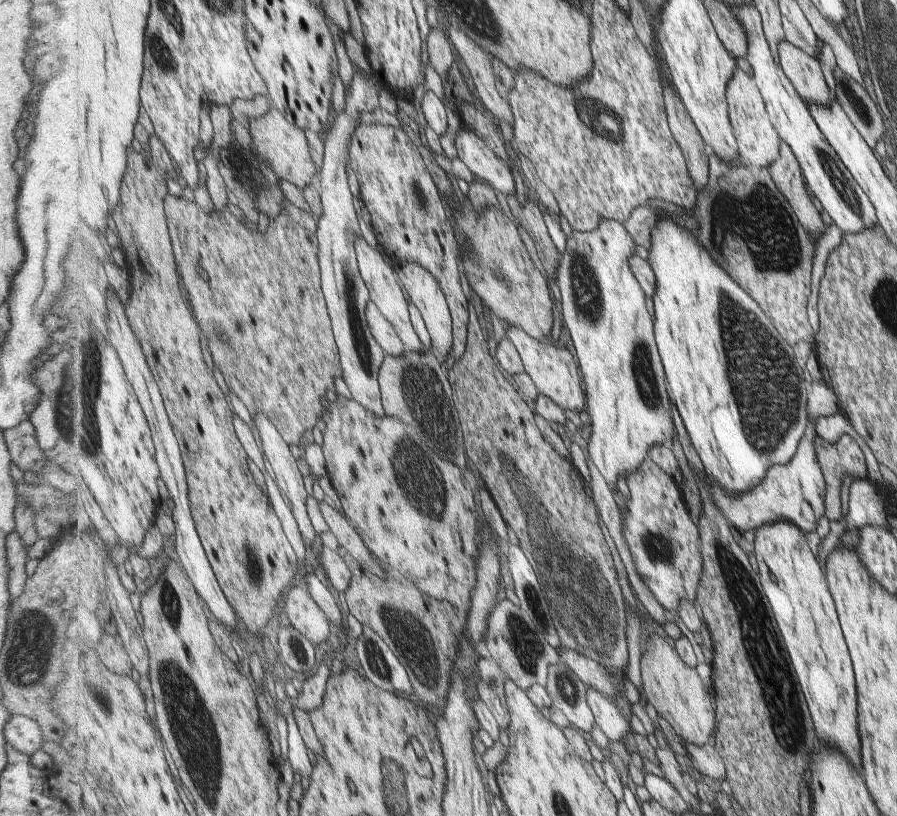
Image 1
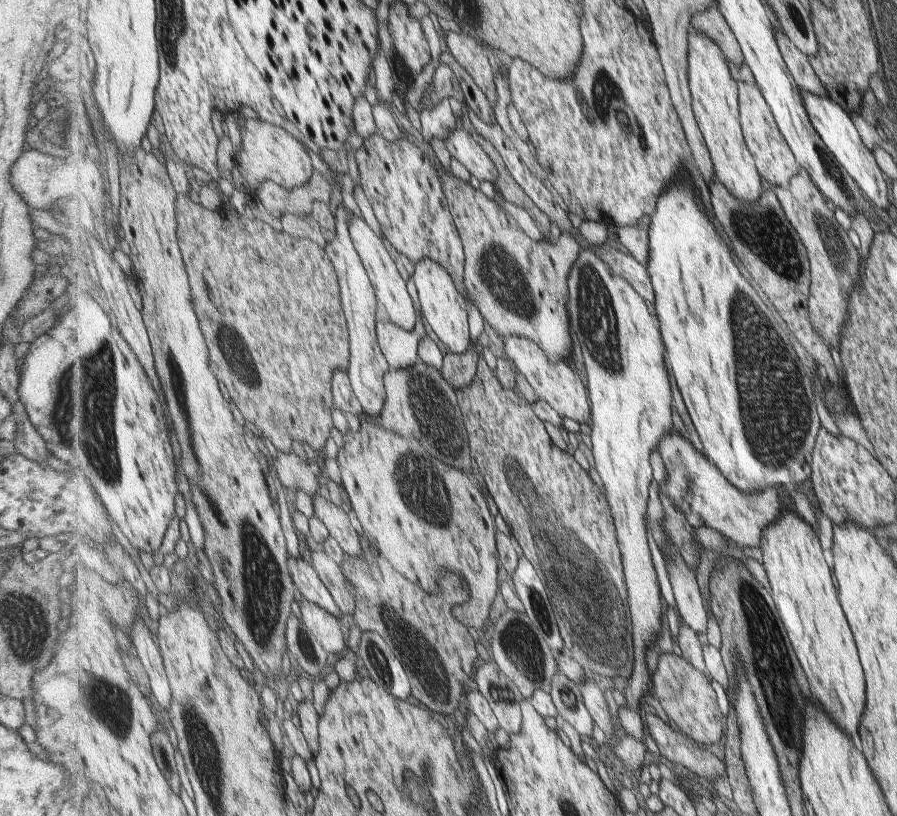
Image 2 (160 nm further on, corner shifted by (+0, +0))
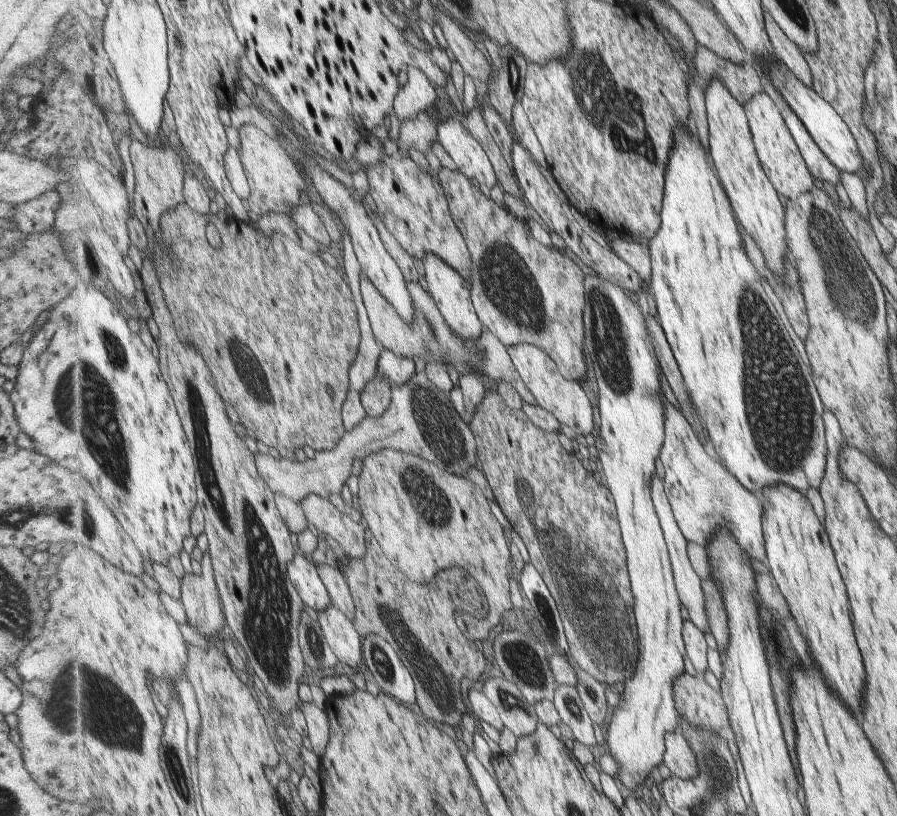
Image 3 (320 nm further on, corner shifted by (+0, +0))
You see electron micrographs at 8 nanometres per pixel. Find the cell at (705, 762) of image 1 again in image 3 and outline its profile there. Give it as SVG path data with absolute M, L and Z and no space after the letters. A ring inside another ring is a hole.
M682 730L669 732L665 736L665 742L667 742L665 744L667 752L663 756L663 764L671 775L687 780L700 774L698 758L695 758L694 750Z

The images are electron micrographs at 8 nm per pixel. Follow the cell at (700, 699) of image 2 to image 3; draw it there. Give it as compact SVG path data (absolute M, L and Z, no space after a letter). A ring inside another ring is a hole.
M681 675L674 691L681 718L685 717L697 727L724 734L727 739L735 738L722 693L713 690L702 676Z

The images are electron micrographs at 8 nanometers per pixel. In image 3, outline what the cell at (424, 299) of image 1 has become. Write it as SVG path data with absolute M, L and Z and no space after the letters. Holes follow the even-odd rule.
M429 253L421 259L424 268L424 278L430 292L437 301L441 317L455 334L465 339L478 339L483 334L484 324L477 314L473 299L473 284L463 278L451 265L448 265L439 255Z

